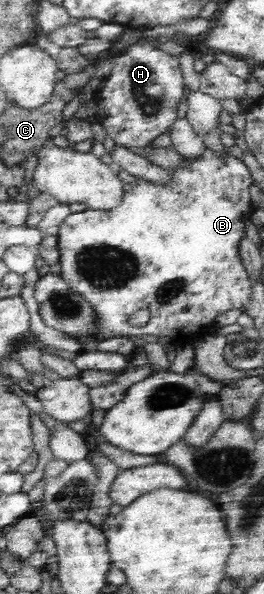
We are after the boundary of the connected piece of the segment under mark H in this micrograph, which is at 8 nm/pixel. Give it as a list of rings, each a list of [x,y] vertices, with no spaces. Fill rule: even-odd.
[[[146,40],[143,44],[131,44],[120,53],[114,53],[114,64],[104,78],[102,88],[96,92],[94,101],[98,104],[98,114],[95,121],[101,124],[116,145],[123,147],[146,147],[160,134],[167,132],[168,128],[177,119],[177,107],[184,98],[185,80],[180,66],[179,57],[171,55],[152,47]]]

